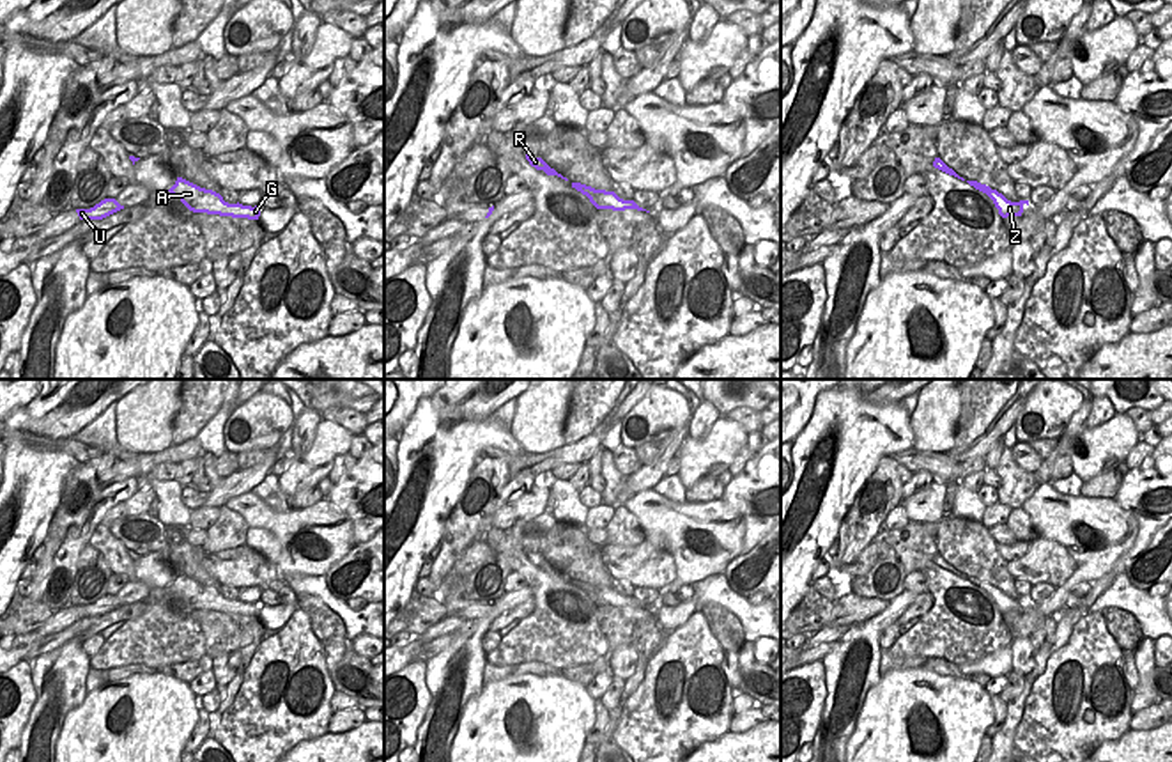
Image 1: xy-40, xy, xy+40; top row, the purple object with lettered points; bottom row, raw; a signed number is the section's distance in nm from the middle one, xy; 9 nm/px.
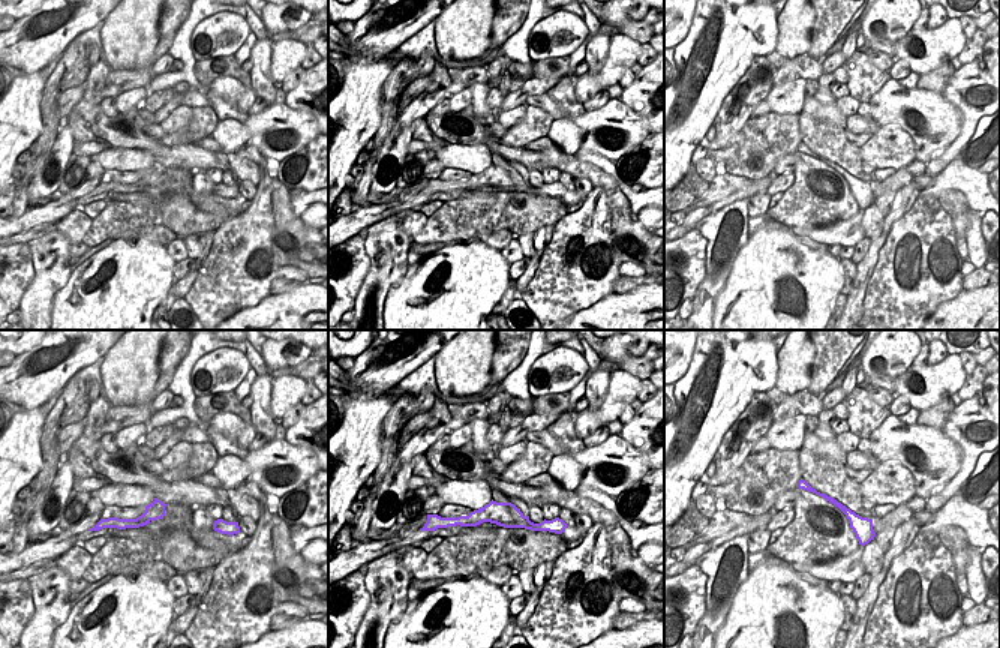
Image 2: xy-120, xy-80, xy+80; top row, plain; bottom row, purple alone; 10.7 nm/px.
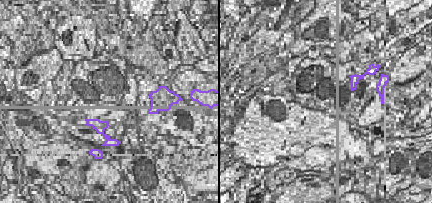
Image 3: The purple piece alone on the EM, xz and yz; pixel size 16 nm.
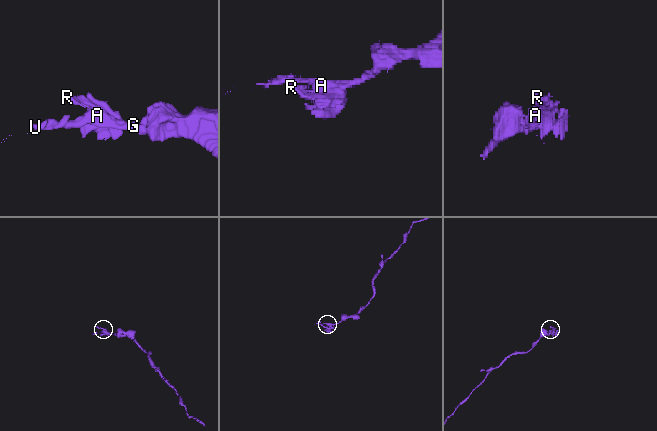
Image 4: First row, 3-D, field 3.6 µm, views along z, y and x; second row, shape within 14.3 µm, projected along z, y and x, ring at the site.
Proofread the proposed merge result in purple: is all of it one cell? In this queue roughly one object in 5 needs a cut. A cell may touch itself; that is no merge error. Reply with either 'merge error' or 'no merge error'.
merge error

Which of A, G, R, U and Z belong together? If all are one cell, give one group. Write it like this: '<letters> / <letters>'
A G U / R Z

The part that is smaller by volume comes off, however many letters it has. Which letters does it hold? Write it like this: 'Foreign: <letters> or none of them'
Foreign: R, Z

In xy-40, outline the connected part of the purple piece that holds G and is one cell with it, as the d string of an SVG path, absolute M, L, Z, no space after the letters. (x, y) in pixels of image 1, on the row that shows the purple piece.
M177 177L175 184L168 191L193 213L258 220L262 209L260 206L251 207L239 202L228 204L220 193L200 188L182 177Z

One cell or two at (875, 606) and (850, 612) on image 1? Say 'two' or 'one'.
one

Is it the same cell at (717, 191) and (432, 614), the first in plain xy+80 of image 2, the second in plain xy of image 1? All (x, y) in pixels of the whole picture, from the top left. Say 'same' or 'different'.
different

